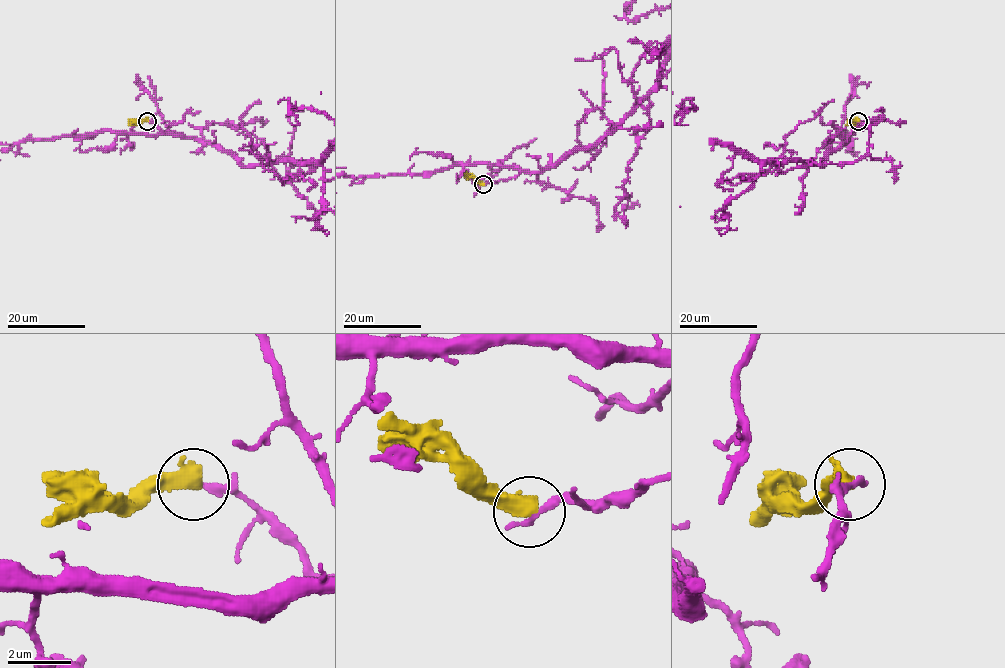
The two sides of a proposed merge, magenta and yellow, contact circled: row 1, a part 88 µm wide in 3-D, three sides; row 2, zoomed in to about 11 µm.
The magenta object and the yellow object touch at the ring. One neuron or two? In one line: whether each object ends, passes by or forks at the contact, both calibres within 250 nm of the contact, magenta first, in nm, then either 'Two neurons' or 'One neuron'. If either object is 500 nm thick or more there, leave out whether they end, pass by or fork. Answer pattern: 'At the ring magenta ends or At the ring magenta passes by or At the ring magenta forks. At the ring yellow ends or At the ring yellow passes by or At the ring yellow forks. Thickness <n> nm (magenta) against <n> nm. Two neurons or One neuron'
Thickness 280 nm (magenta) against 550 nm. Two neurons

